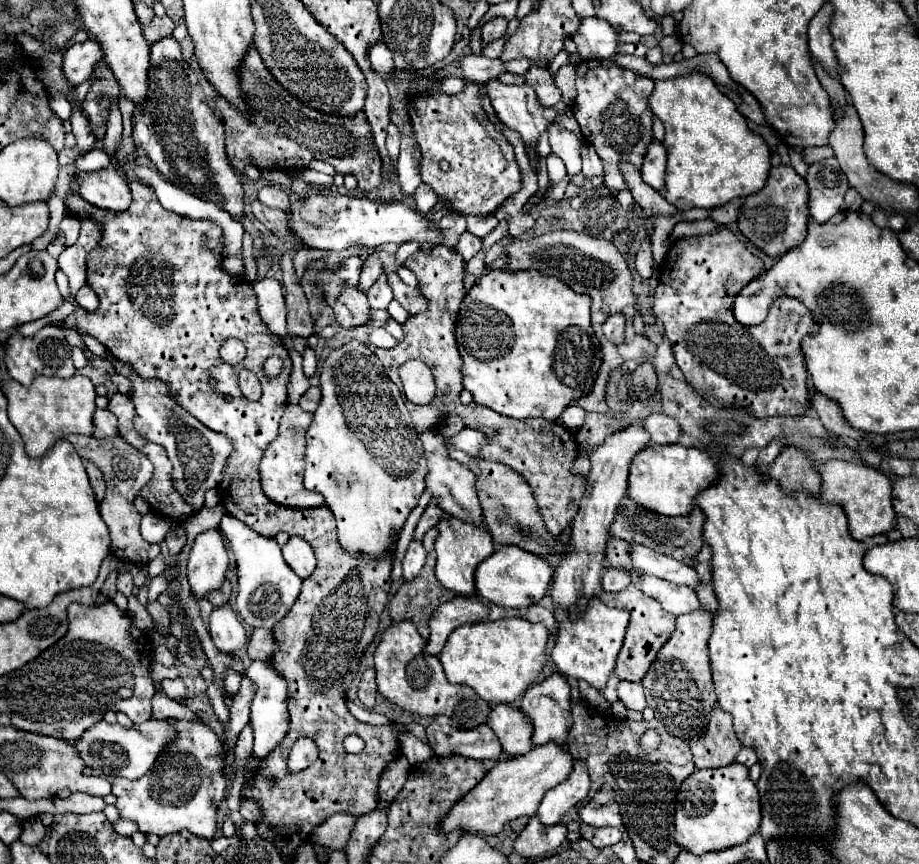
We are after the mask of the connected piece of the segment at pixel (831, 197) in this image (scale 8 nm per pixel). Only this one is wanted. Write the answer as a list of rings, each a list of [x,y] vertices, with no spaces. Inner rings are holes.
[[[834,157],[810,165],[808,169],[808,209],[818,223],[832,219],[844,209],[844,193],[848,189],[846,175]]]

